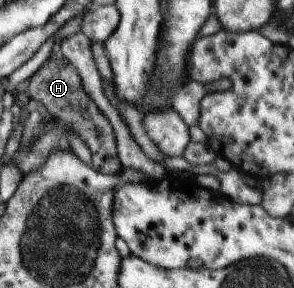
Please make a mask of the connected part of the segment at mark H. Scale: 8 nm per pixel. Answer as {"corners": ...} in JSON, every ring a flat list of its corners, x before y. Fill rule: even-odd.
{"corners":[[62,54,49,56,39,69,40,71,36,71,28,83,30,99,42,103,50,114,60,121,64,121,71,131,81,137,92,155,92,169,104,172,106,175,122,170,123,165,117,156,112,126,108,119,102,115,98,106,87,96,78,71,62,57]]}

